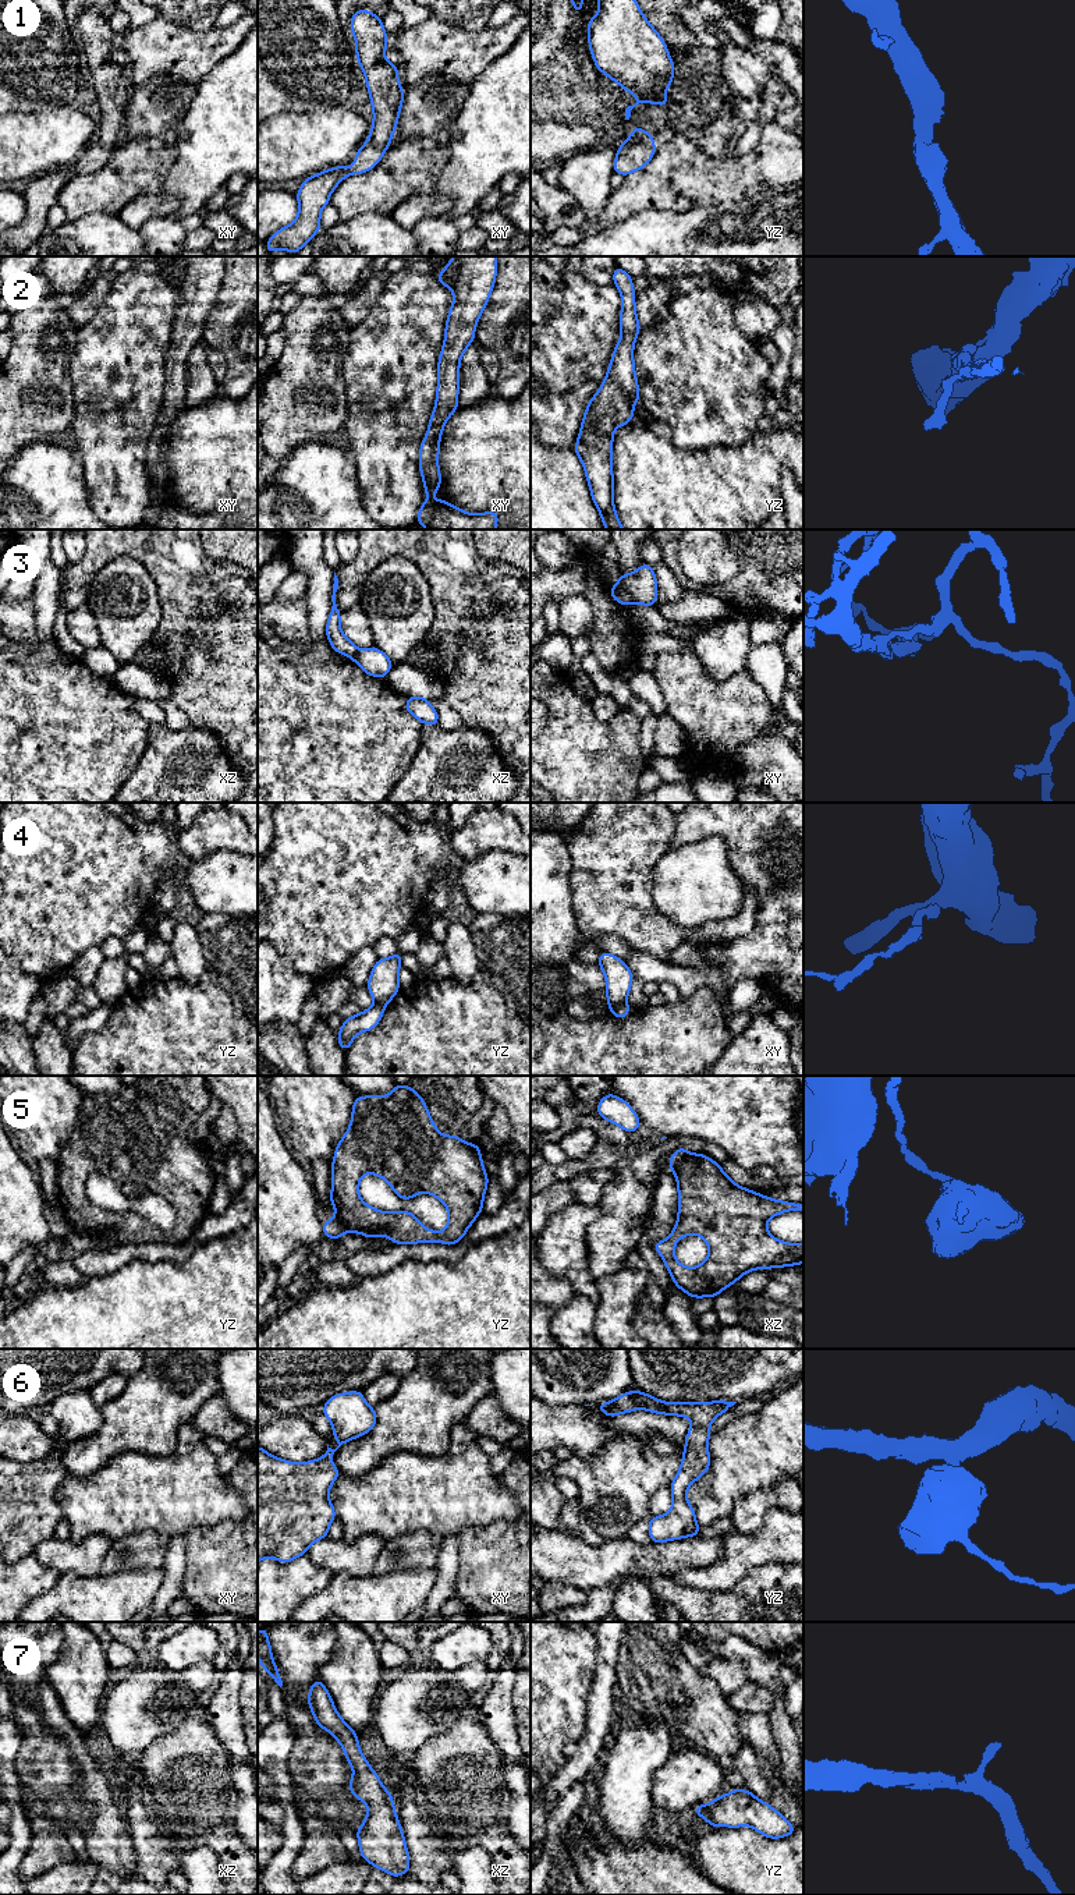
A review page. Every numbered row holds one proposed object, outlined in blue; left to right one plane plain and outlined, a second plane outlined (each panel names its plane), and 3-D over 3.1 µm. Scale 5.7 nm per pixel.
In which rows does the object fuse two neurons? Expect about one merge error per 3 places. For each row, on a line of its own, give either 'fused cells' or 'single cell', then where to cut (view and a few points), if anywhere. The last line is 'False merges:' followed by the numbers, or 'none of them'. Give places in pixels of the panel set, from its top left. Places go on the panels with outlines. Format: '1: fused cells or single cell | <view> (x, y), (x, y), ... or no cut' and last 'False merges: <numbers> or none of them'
1: single cell | no cut
2: single cell | no cut
3: fused cells | xy (617, 584), (634, 602)
4: fused cells | xy (625, 1002), (610, 1008)
5: fused cells | xz (691, 1154), (671, 1169)
6: single cell | no cut
7: single cell | no cut
False merges: 3, 4, 5

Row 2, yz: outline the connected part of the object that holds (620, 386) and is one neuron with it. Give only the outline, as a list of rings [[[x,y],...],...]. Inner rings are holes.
[[[615,266],[613,283],[617,286],[622,298],[620,315],[621,339],[614,347],[607,375],[602,382],[599,392],[589,400],[585,410],[574,451],[582,461],[592,499],[600,513],[606,529],[625,529],[617,517],[613,499],[613,435],[617,426],[624,426],[632,421],[634,404],[641,400],[634,365],[634,343],[641,332],[641,326],[635,311],[636,295],[634,293],[632,277],[620,266]]]

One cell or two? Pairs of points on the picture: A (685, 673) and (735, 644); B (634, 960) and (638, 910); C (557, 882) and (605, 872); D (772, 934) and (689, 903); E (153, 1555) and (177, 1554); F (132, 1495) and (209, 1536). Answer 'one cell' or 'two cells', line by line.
A: two cells
B: two cells
C: two cells
D: two cells
E: two cells
F: two cells

